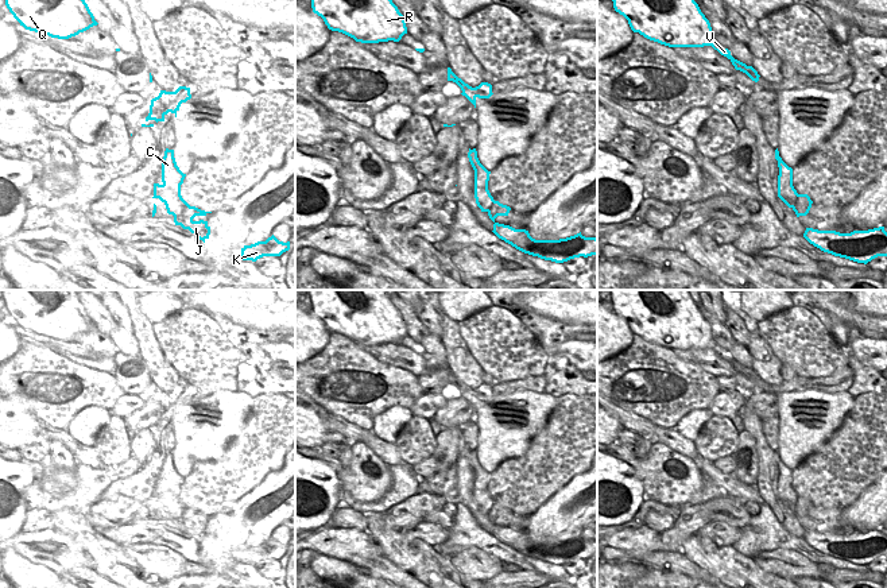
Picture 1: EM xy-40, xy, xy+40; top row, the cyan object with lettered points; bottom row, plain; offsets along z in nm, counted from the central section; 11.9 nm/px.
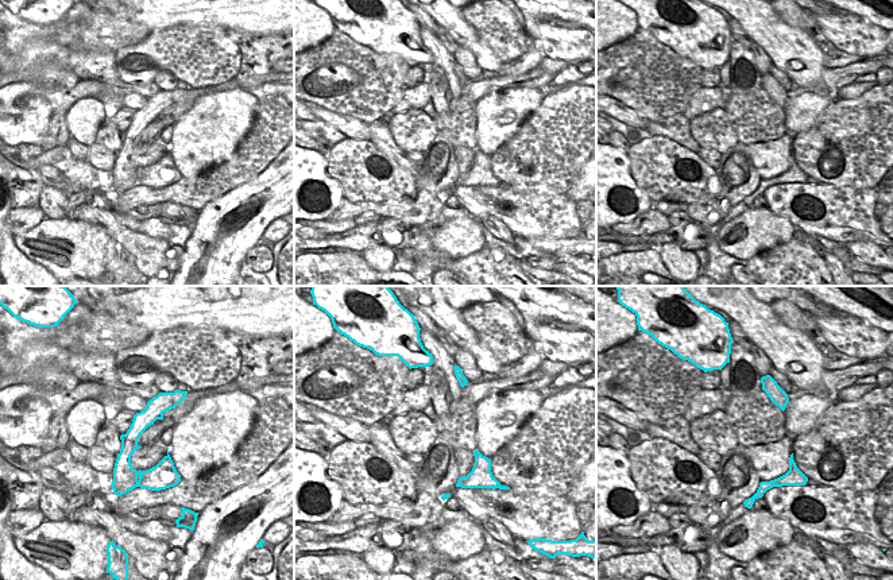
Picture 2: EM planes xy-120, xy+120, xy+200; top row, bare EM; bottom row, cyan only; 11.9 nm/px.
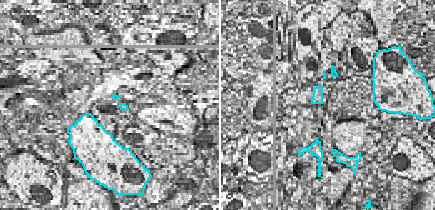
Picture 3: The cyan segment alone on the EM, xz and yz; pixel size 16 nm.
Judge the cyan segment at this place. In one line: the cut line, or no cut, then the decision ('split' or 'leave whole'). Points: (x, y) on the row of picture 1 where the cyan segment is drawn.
cut xy (460, 78), (456, 82); split

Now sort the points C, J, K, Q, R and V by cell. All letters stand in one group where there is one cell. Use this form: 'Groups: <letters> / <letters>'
Groups: C J K / Q R V

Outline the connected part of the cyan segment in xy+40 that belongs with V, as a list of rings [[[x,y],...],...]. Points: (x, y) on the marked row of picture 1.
[[[612,0],[613,8],[616,12],[623,15],[631,27],[634,32],[639,32],[644,38],[658,42],[661,45],[669,46],[669,47],[704,47],[704,46],[712,46],[714,50],[717,50],[721,55],[727,57],[736,70],[740,70],[745,73],[752,81],[759,81],[759,74],[752,66],[747,66],[745,63],[735,59],[731,55],[731,51],[728,49],[716,49],[716,39],[712,35],[712,27],[709,20],[705,18],[705,15],[701,12],[698,4],[694,0]]]

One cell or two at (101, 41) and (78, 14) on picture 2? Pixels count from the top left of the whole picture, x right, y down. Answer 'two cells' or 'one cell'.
one cell

